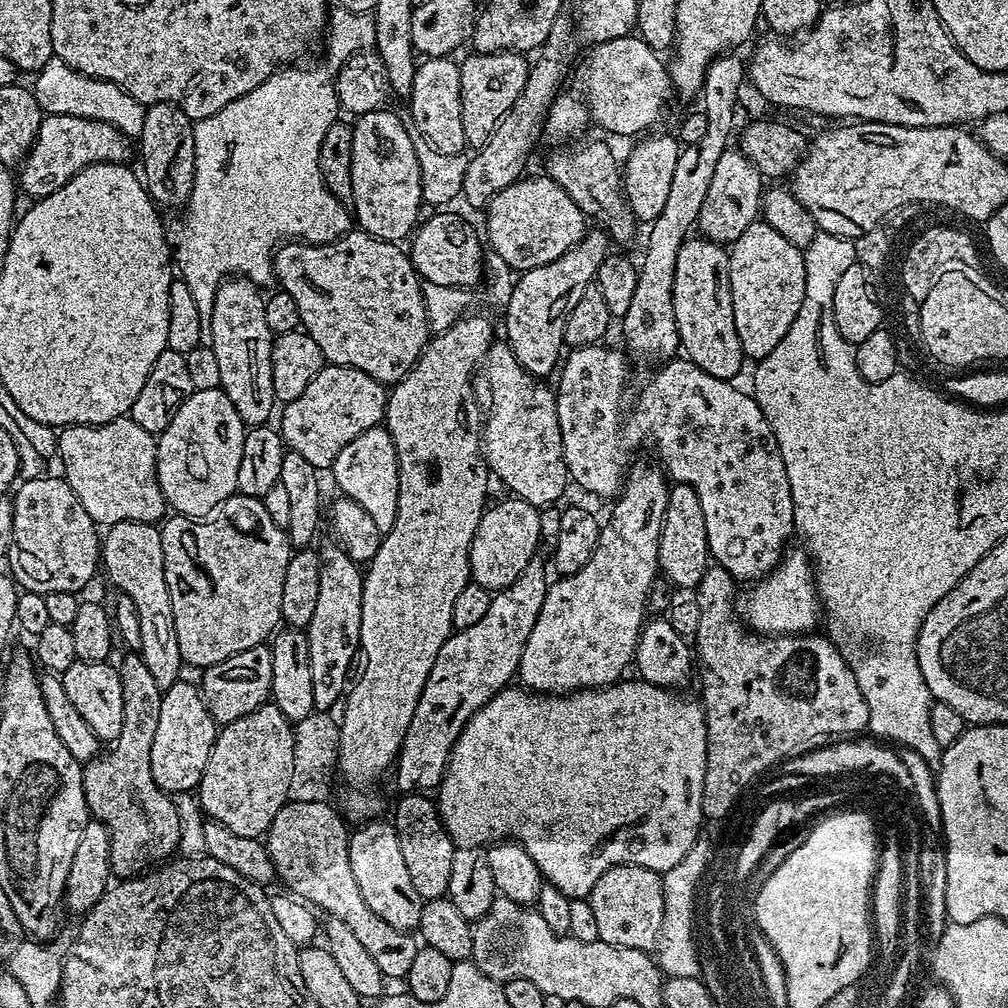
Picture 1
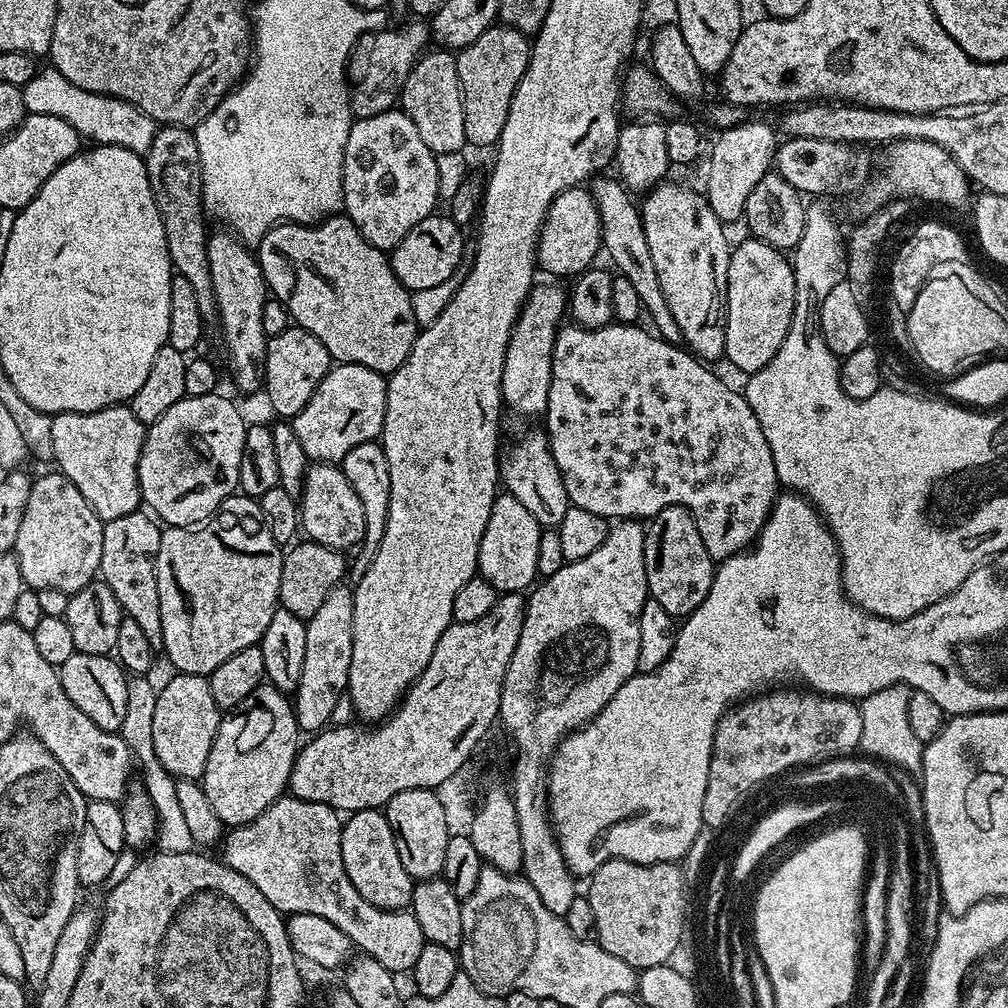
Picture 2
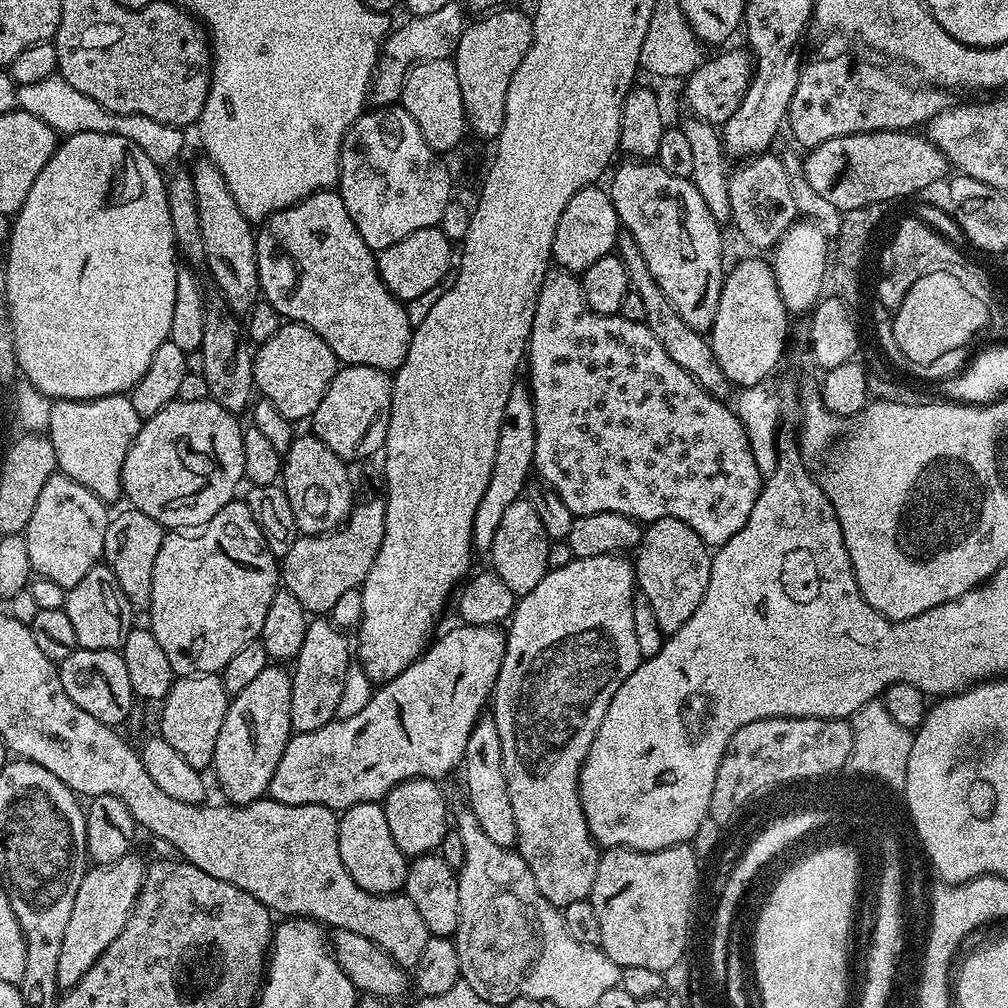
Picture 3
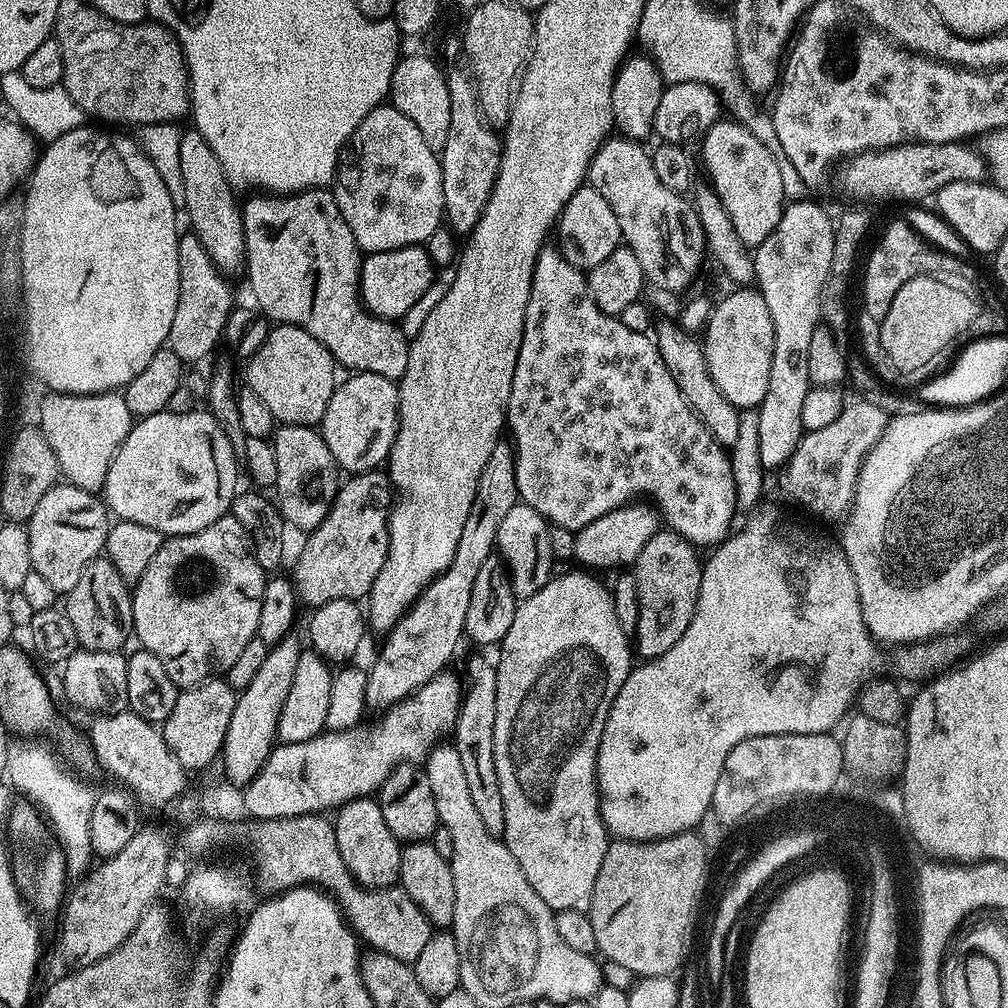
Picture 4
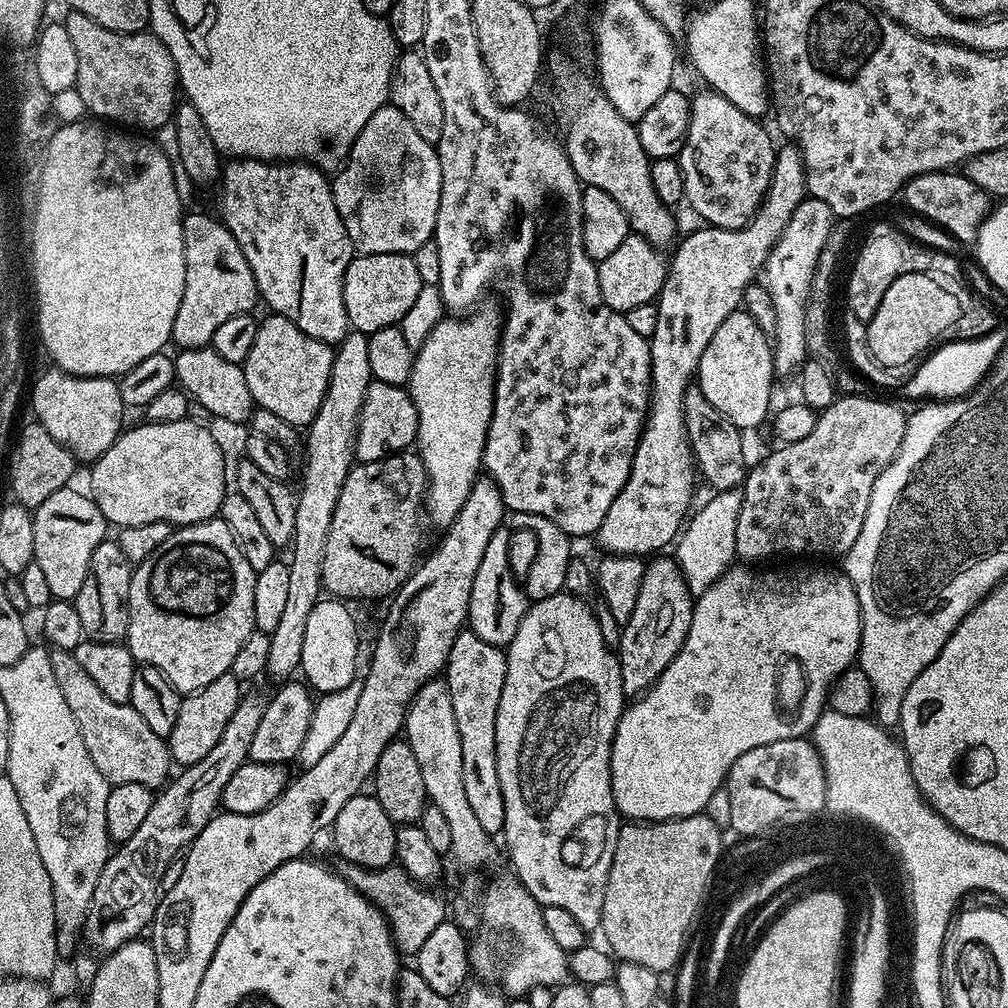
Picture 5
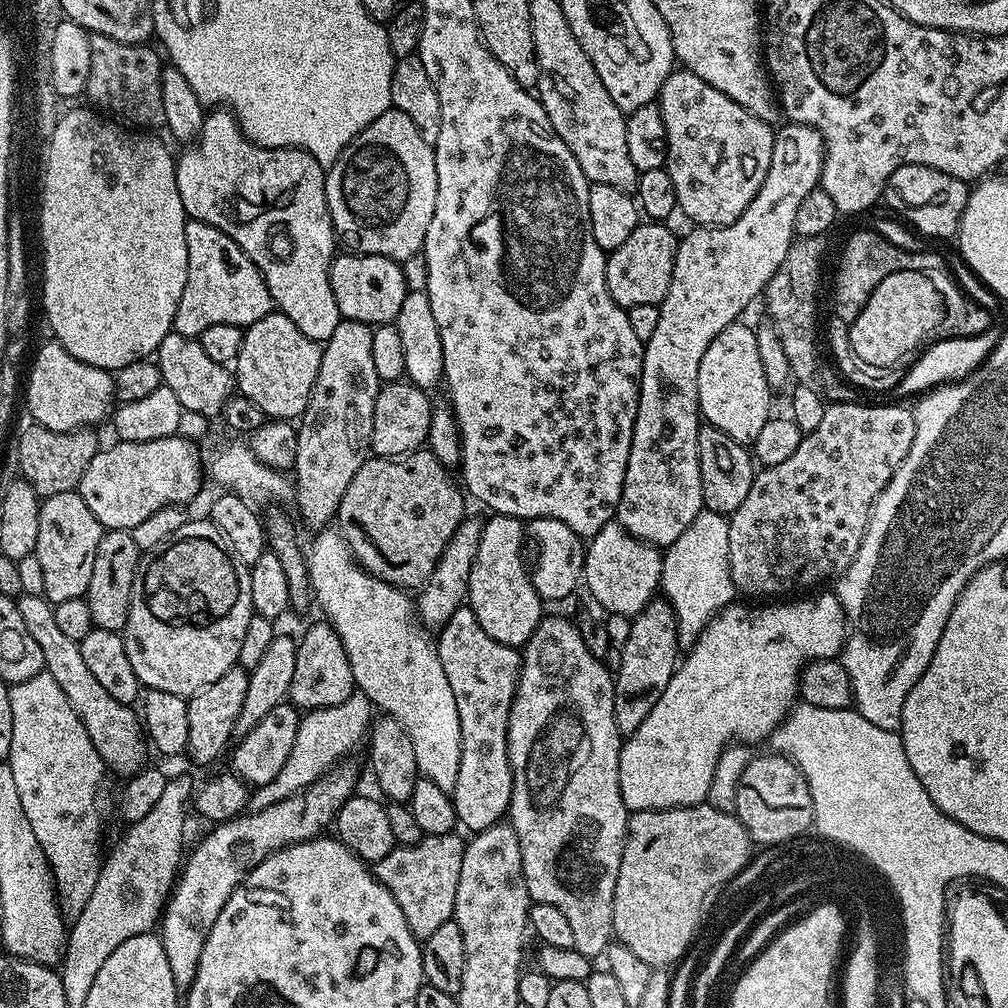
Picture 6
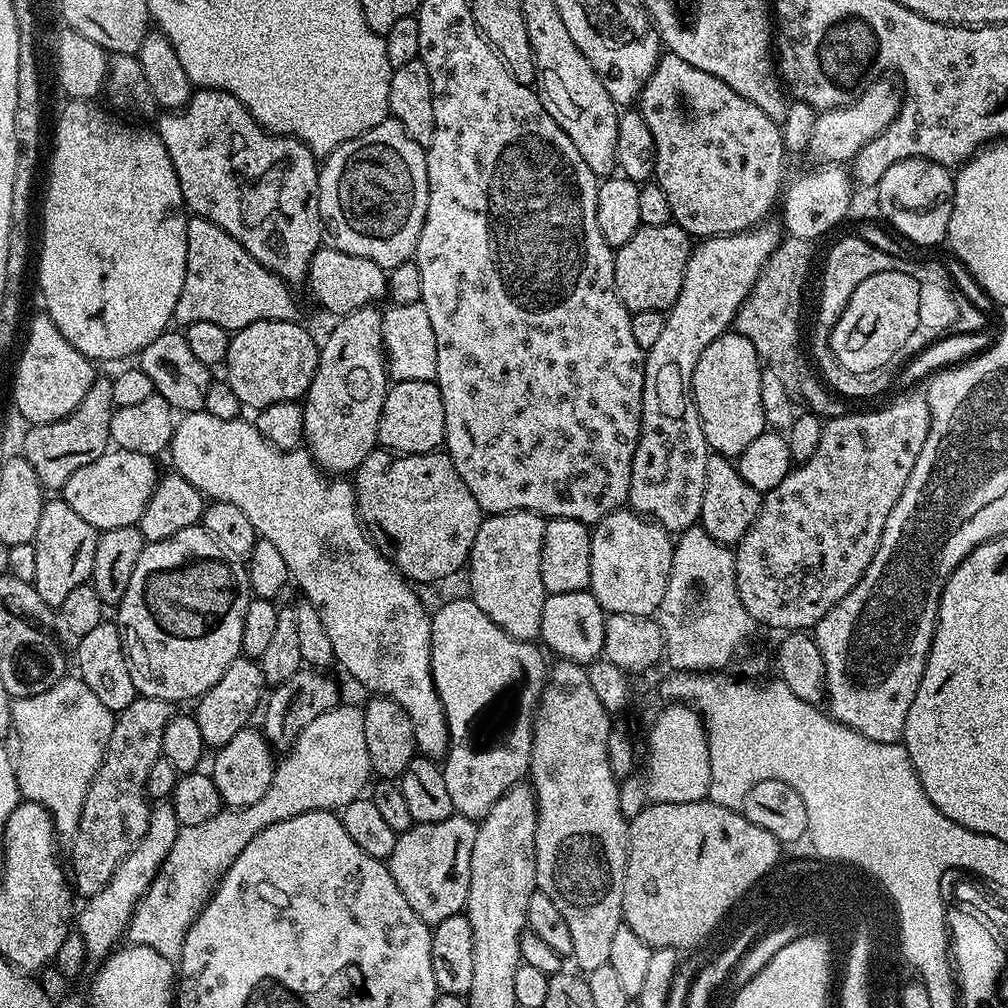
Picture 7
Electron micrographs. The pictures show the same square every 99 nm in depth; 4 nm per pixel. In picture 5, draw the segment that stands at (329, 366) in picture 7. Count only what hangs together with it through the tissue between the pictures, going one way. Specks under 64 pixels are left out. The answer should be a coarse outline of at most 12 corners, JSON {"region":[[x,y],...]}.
{"region":[[349,331],[307,425],[286,607],[267,675],[299,669],[306,618],[356,426],[373,382],[368,336]]}

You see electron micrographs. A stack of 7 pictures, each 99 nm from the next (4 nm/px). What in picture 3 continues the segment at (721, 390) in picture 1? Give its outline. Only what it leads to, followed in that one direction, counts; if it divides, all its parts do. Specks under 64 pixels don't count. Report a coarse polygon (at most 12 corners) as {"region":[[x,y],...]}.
{"region":[[573,273],[536,297],[535,471],[572,512],[750,518],[739,416]]}

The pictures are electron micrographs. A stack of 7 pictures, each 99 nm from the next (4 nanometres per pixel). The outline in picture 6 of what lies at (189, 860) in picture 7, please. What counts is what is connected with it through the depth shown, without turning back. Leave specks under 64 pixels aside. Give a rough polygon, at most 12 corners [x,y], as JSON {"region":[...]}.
{"region":[[353,691],[300,718],[286,766],[251,793],[253,809],[304,791],[356,747],[374,705]]}

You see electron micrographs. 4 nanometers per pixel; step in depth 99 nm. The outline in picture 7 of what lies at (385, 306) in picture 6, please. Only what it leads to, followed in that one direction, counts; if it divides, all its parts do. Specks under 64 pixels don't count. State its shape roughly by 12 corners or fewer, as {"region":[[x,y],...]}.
{"region":[[321,246],[306,277],[333,317],[375,305],[388,277],[370,258]]}

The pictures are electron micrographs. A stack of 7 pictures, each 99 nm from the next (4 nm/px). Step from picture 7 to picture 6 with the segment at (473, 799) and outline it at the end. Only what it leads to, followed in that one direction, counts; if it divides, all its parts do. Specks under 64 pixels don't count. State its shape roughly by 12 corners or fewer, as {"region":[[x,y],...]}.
{"region":[[474,610],[435,641],[462,762],[450,793],[461,829],[508,815],[508,723],[521,653]]}

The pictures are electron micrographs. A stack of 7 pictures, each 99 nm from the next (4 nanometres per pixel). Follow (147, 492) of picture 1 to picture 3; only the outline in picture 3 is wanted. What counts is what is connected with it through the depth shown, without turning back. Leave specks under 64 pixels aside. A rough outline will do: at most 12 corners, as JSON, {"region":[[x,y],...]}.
{"region":[[127,395],[53,403],[57,469],[121,499],[142,417]]}

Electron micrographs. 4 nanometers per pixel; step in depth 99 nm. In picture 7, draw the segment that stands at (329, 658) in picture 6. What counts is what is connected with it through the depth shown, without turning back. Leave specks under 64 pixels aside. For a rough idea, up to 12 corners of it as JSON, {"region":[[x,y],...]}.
{"region":[[301,666],[271,689],[262,731],[291,748],[318,714],[341,703],[327,671]]}

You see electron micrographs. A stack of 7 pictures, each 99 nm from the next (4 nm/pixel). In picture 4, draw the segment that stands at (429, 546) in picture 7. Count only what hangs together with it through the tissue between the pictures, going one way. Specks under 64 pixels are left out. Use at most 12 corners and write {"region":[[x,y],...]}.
{"region":[[356,474],[290,572],[301,601],[367,597],[390,516]]}

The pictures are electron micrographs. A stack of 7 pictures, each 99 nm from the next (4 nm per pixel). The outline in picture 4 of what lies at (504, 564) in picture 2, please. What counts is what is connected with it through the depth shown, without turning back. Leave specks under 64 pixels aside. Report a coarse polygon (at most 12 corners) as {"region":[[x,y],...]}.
{"region":[[510,506],[496,548],[517,601],[552,579],[549,521]]}

